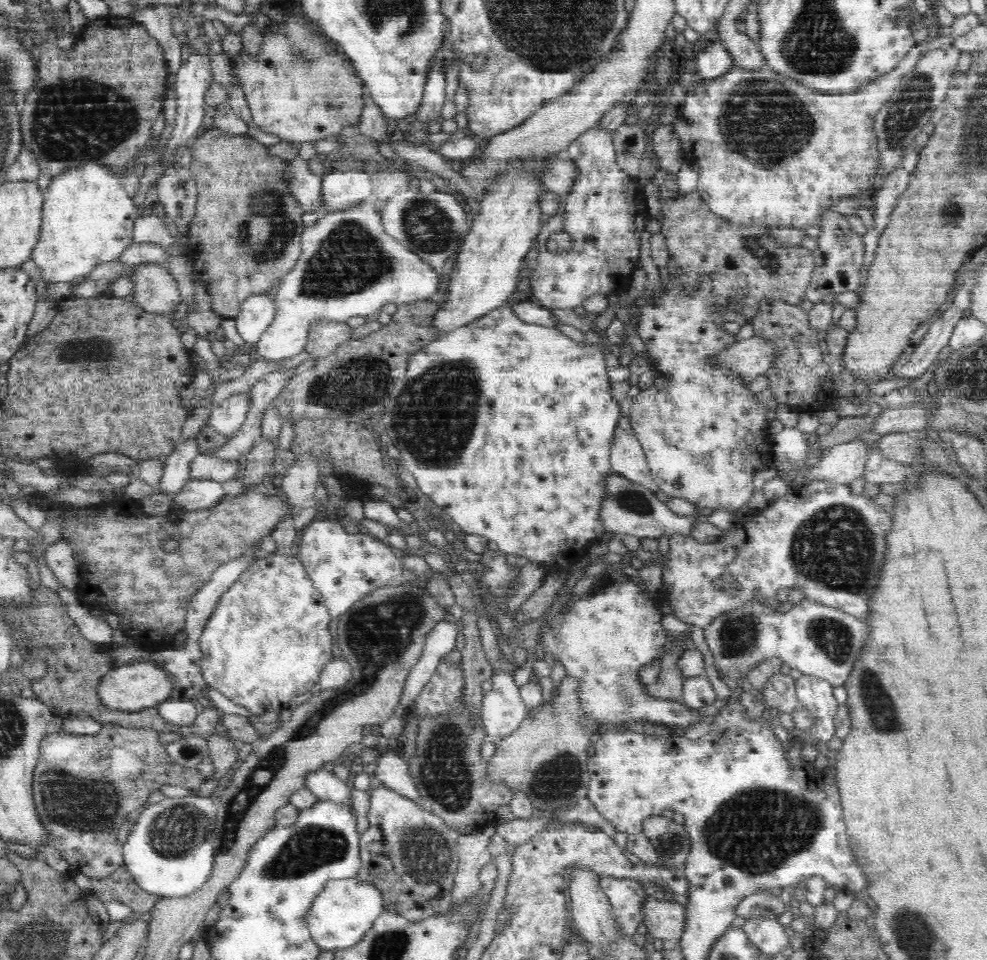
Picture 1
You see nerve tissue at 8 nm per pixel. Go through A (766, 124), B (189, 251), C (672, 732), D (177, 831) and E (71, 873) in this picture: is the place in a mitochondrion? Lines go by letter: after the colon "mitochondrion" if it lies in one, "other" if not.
A: mitochondrion
B: other
C: other
D: mitochondrion
E: other

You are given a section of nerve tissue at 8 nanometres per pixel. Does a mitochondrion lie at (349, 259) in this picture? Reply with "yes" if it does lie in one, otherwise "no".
yes

